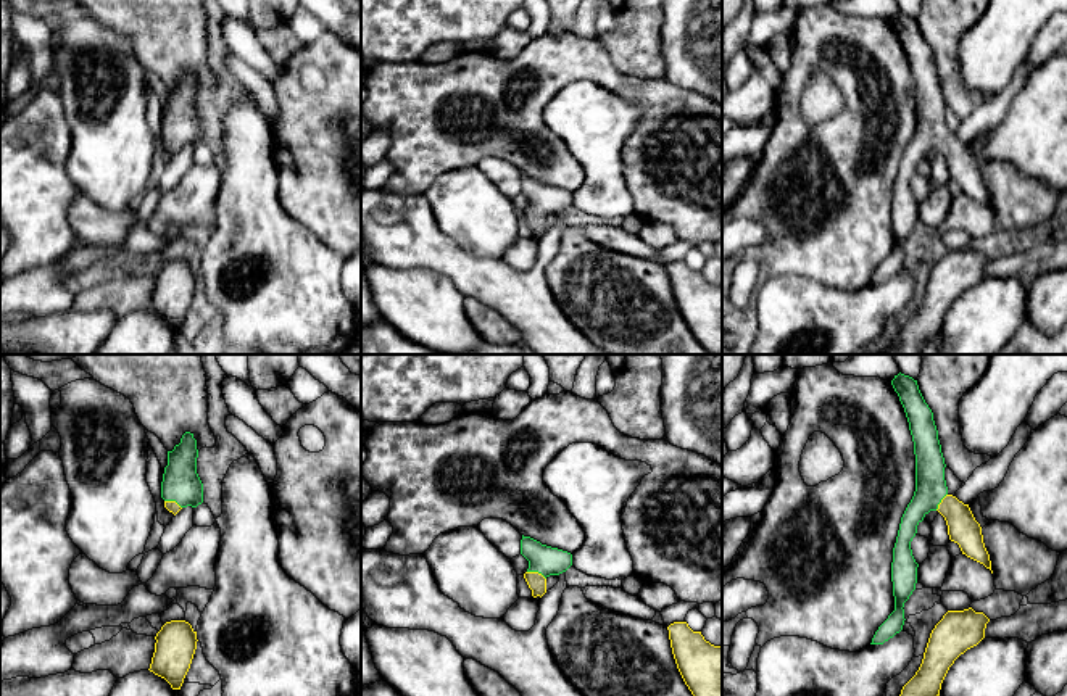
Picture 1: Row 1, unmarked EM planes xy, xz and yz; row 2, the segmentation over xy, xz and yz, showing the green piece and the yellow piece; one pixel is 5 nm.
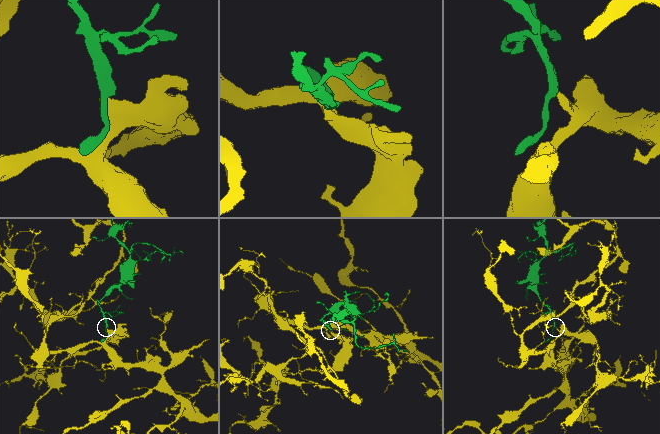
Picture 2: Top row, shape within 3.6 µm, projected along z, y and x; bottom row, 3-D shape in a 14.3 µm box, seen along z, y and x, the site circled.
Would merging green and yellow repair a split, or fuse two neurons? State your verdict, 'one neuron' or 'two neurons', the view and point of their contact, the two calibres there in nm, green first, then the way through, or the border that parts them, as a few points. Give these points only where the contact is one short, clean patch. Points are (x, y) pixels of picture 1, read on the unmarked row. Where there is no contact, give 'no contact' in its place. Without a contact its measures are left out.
one neuron | xz (537, 210) | 140/90 nm | across xz (548, 200), (537, 210), (537, 221)

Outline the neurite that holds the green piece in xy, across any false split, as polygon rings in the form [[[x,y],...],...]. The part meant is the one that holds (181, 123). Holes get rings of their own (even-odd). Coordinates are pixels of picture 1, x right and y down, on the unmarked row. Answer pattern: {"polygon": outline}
{"polygon": [[[185,71],[181,82],[168,90],[168,105],[161,121],[164,147],[174,155],[187,145],[197,147],[203,142],[203,122],[197,113],[197,79]]]}

